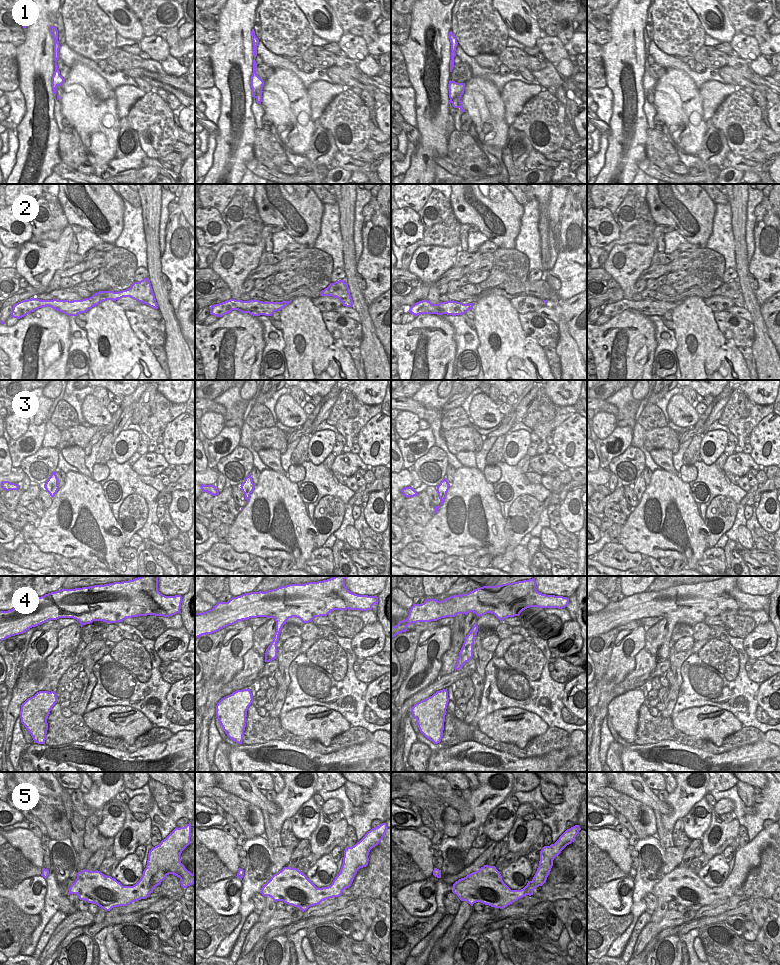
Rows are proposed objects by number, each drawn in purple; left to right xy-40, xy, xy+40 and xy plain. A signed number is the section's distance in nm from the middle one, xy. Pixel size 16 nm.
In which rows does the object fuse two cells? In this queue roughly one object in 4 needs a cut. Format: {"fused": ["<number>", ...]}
{"fused": ["3"]}

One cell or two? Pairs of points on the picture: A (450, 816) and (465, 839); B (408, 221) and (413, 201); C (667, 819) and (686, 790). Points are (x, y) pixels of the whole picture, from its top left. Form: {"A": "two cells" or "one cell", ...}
{"A": "two cells", "B": "two cells", "C": "one cell"}

